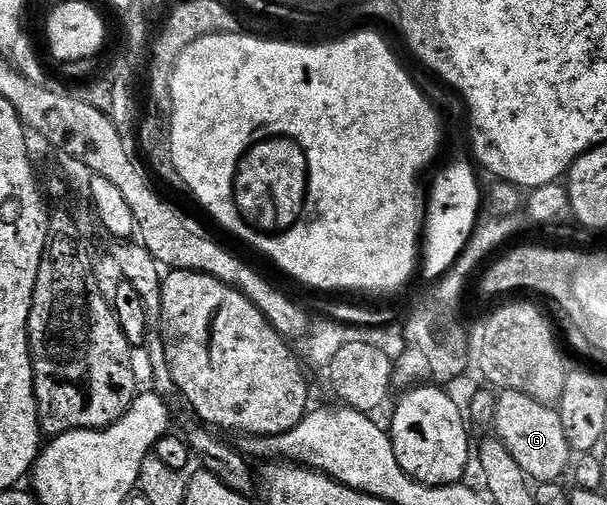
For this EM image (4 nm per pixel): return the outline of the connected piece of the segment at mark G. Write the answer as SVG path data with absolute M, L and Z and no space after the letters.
M504 390L496 397L494 428L499 441L509 448L509 452L513 452L513 460L521 464L528 479L536 483L559 482L566 470L568 473L573 462L573 451L565 438L565 428L554 405L533 400L525 396L525 392Z

